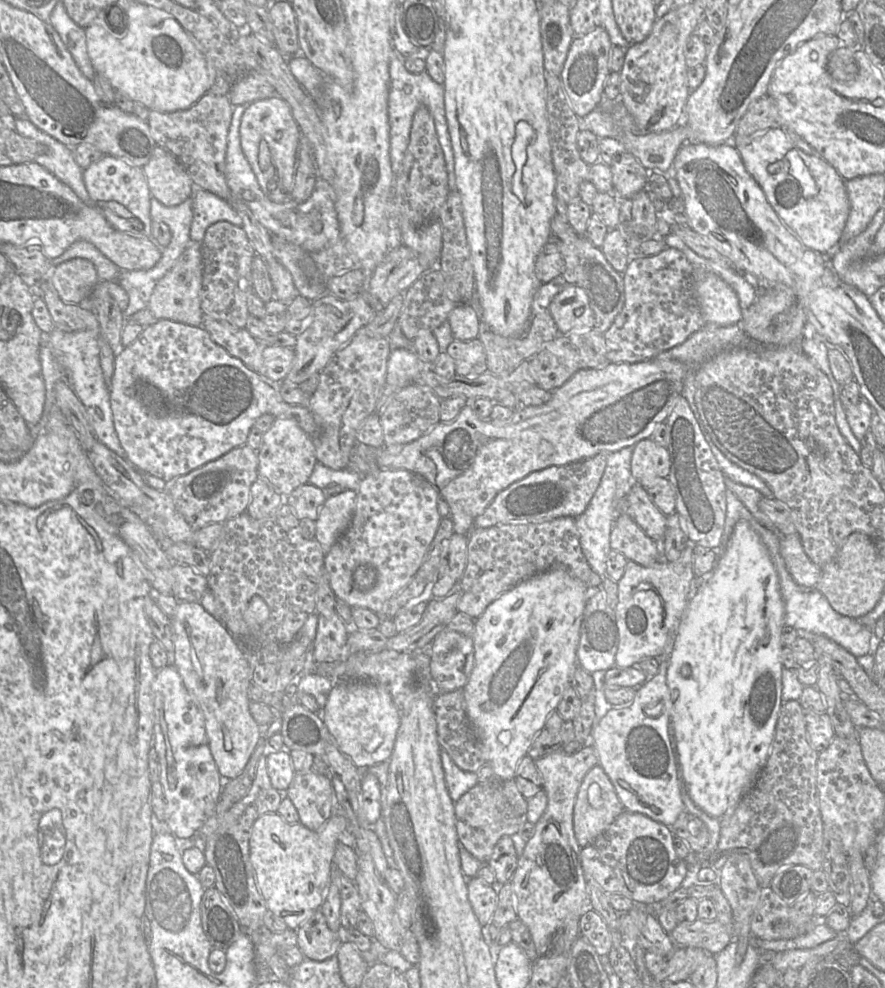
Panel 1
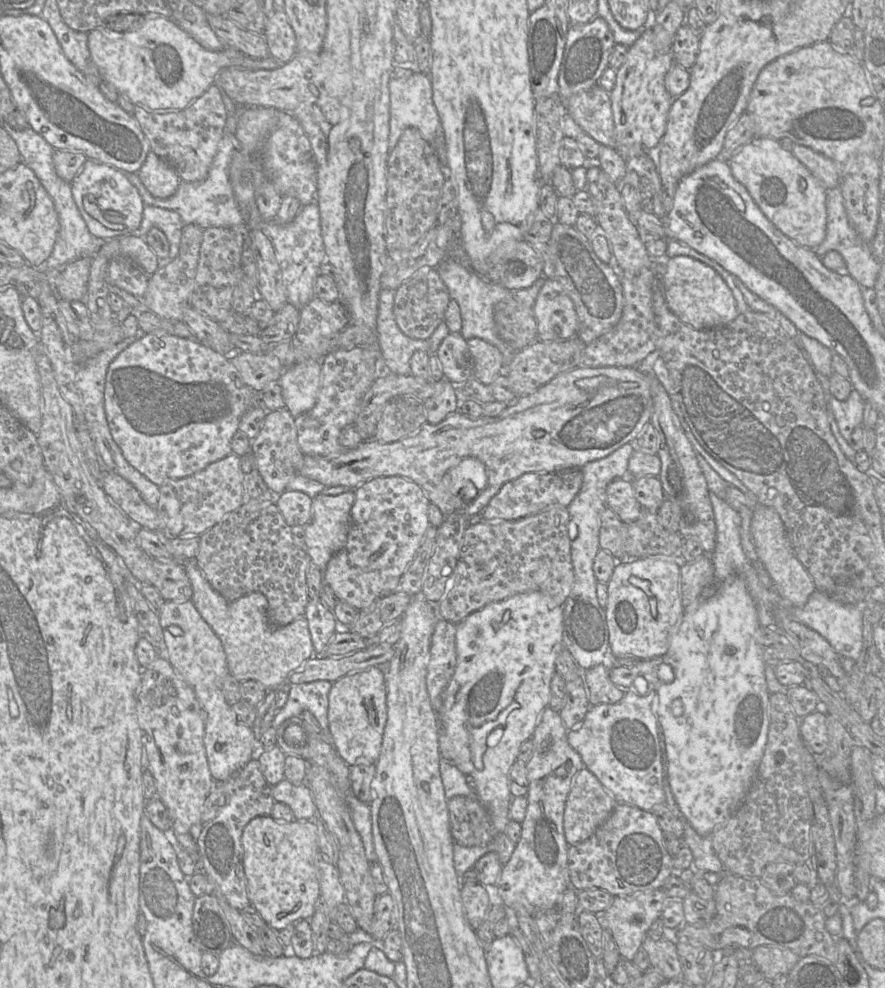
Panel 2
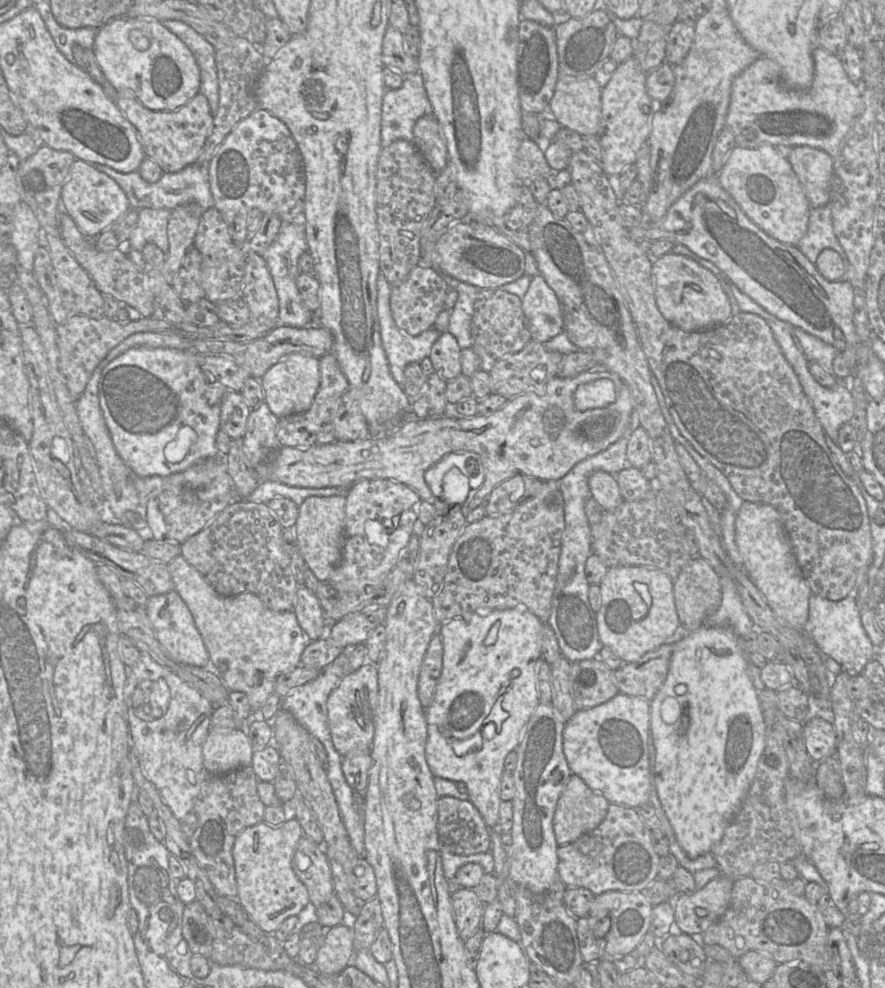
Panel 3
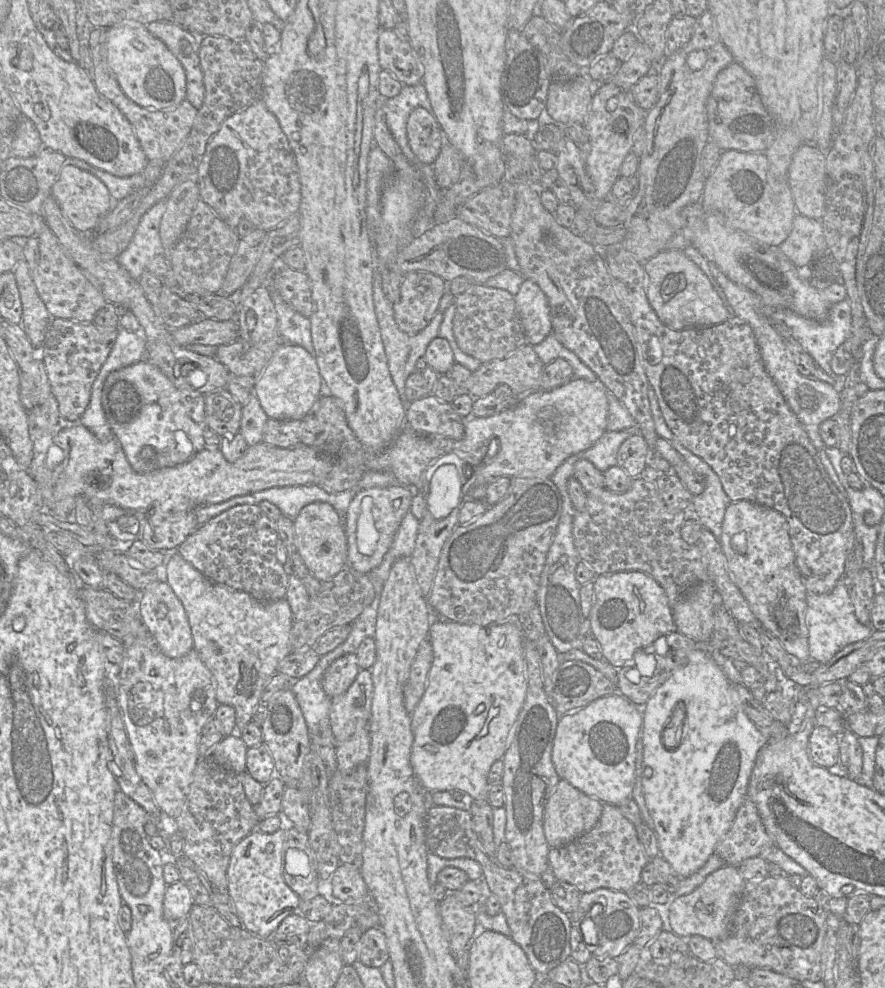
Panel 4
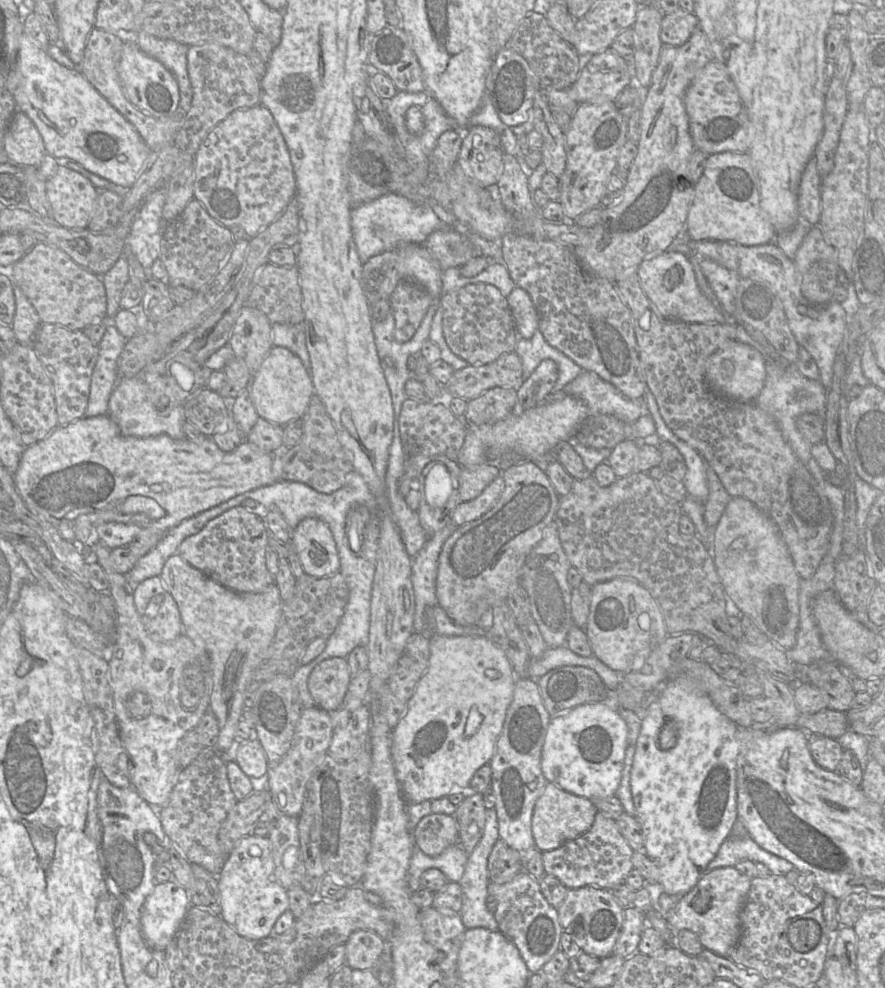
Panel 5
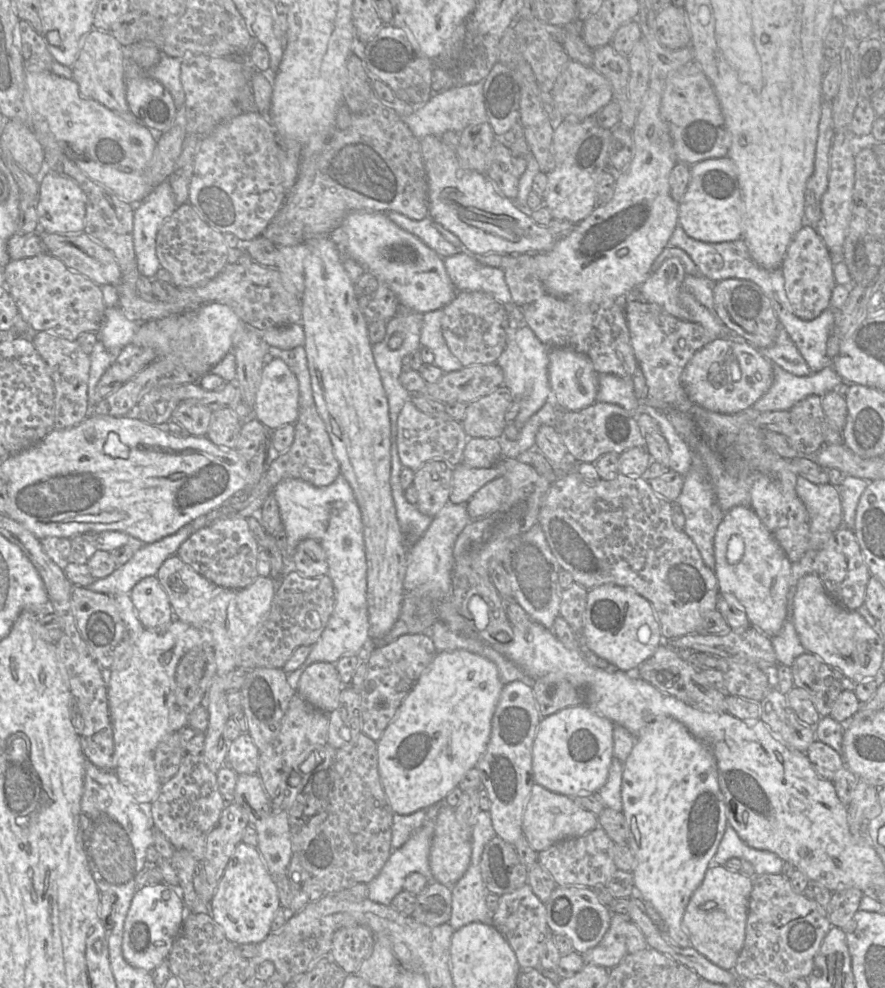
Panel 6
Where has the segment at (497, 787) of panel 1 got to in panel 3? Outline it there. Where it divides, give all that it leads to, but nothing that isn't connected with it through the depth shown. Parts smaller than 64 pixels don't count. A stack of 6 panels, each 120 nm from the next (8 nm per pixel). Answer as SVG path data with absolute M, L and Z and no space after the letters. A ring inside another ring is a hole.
M438 798L437 832L441 849L458 855L490 850L489 827L470 800Z

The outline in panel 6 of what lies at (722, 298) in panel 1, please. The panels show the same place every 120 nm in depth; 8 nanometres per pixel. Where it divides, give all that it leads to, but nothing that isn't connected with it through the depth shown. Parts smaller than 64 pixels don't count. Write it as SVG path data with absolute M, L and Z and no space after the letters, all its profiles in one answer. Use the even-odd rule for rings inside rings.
M669 258L637 289L644 300L659 305L669 315L681 320L690 320L688 311L679 300L685 276L680 260Z

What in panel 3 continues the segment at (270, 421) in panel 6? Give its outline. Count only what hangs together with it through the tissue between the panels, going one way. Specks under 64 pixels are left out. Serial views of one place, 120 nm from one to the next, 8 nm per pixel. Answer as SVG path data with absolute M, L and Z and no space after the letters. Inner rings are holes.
M292 353L281 359L260 378L265 403L279 419L307 411L320 386L320 359L303 353Z

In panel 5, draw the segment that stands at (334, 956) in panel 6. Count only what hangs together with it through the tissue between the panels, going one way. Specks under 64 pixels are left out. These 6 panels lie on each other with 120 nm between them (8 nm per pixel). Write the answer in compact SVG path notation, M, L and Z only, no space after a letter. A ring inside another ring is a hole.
M369 930L354 931L344 944L346 964L352 969L376 970L382 955L390 953L390 944Z

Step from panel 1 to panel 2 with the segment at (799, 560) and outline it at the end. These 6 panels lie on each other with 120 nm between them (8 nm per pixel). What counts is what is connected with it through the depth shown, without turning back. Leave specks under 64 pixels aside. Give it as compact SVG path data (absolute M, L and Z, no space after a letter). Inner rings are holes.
M757 505L751 519L751 533L757 554L781 598L793 606L804 606L811 594L816 591L816 587L811 576L796 557L779 514L771 507Z

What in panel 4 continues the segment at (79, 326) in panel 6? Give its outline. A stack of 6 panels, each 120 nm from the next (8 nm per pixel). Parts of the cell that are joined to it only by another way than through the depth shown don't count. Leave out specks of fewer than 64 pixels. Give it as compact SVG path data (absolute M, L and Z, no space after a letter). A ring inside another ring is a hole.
M46 225L38 235L40 259L31 272L37 292L52 318L63 318L90 323L106 303L103 295L84 276L78 266L63 251L58 239Z

